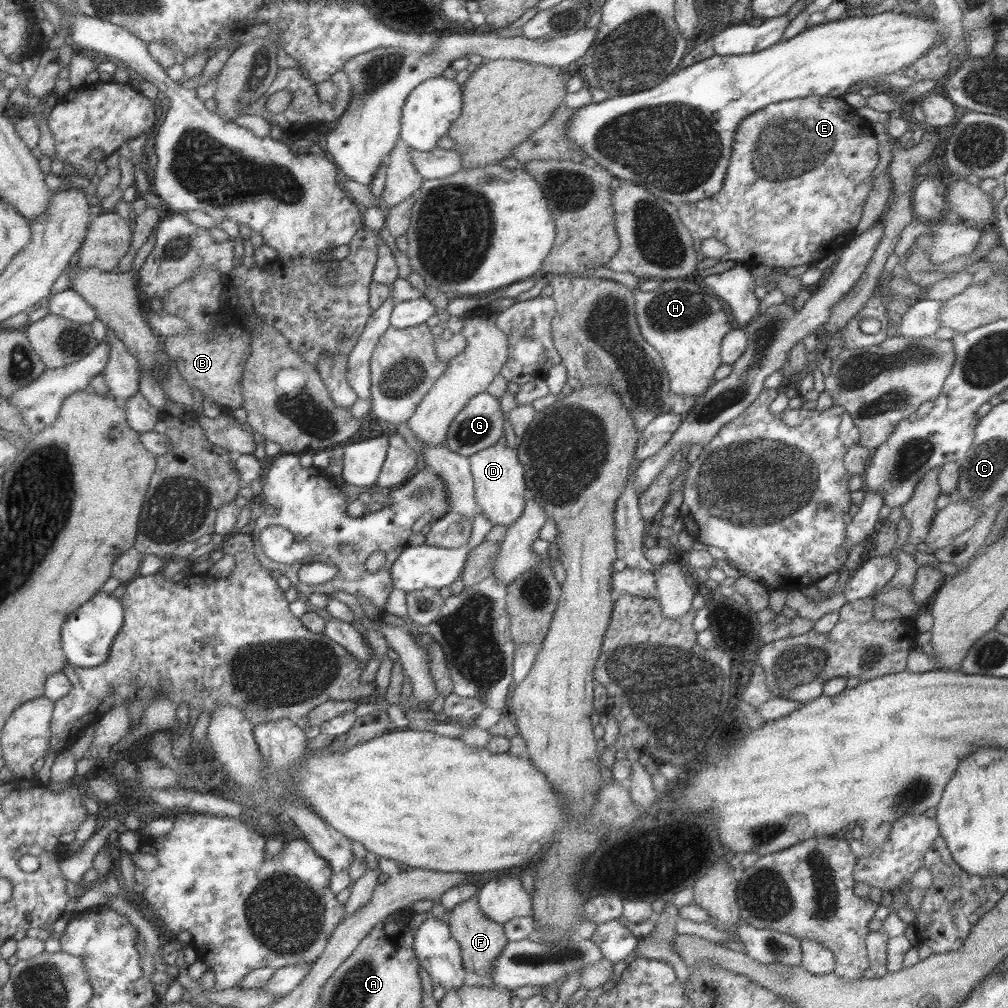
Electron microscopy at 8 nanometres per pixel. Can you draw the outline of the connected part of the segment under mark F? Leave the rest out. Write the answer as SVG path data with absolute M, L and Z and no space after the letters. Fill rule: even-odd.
M477 896L459 902L459 905L449 912L447 925L450 936L457 941L459 946L465 972L471 972L488 980L488 974L491 974L491 964L495 964L495 958L499 958L507 942L503 926L483 916L483 912L477 906Z

